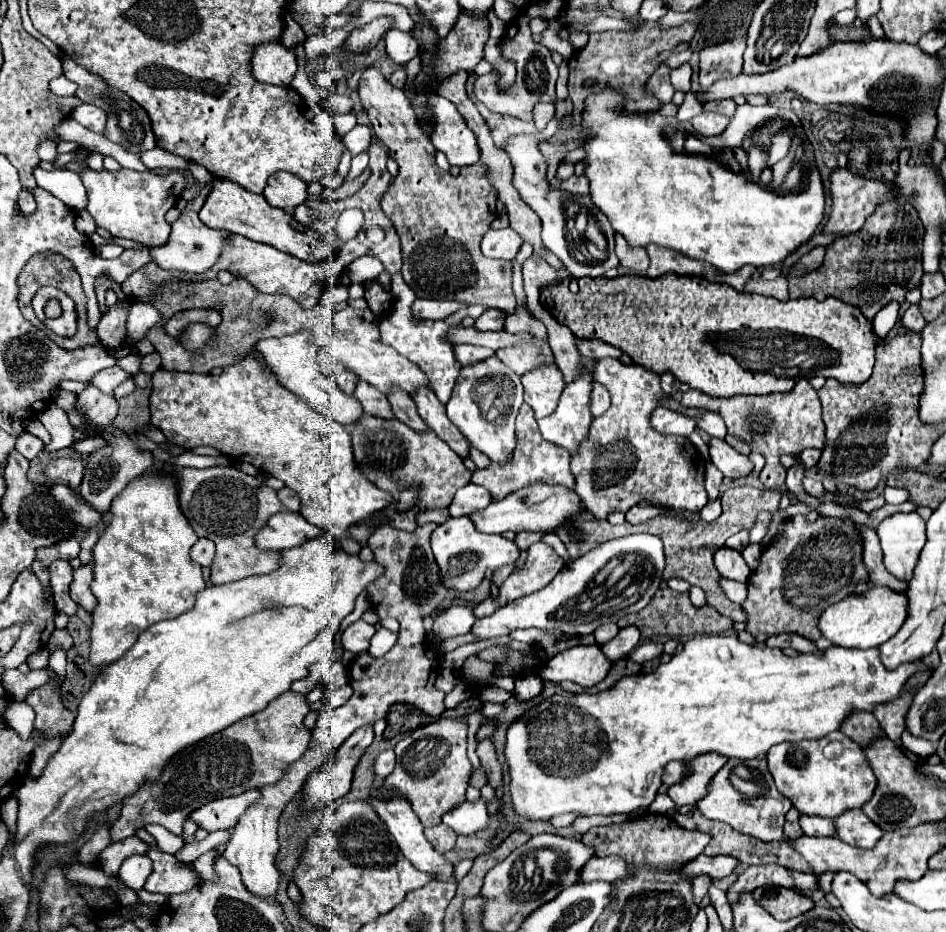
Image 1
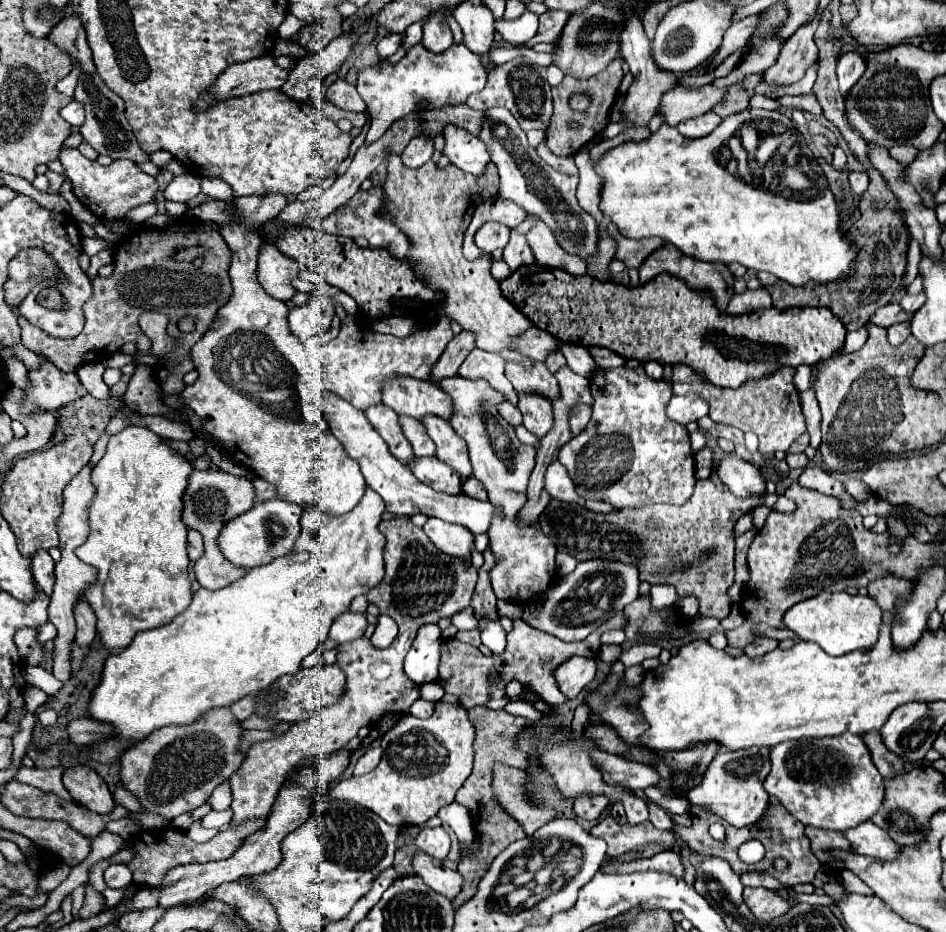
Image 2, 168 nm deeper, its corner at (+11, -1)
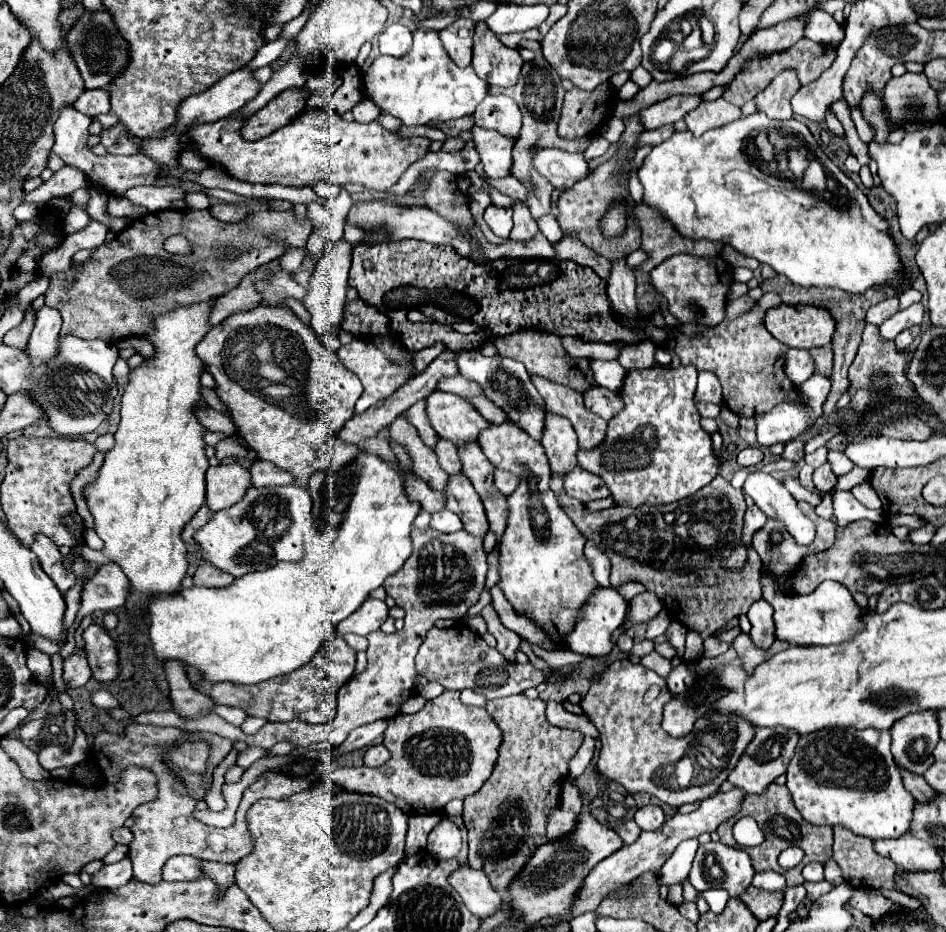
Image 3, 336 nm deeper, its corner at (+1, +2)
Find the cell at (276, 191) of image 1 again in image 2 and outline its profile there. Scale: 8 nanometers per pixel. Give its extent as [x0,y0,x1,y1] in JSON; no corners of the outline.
[165,195,365,515]

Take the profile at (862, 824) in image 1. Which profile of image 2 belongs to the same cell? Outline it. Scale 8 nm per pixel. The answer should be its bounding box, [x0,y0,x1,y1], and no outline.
[845,823,901,861]

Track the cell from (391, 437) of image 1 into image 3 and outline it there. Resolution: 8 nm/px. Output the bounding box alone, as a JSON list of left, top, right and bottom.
[445,474,489,538]

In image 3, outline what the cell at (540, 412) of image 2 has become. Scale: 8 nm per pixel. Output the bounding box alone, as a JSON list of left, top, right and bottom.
[541,412,579,474]

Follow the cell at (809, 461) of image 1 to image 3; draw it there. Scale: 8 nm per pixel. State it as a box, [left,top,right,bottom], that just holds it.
[781,440,805,462]

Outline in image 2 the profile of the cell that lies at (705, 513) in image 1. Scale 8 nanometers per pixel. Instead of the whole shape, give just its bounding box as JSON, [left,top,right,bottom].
[695,446,714,480]

